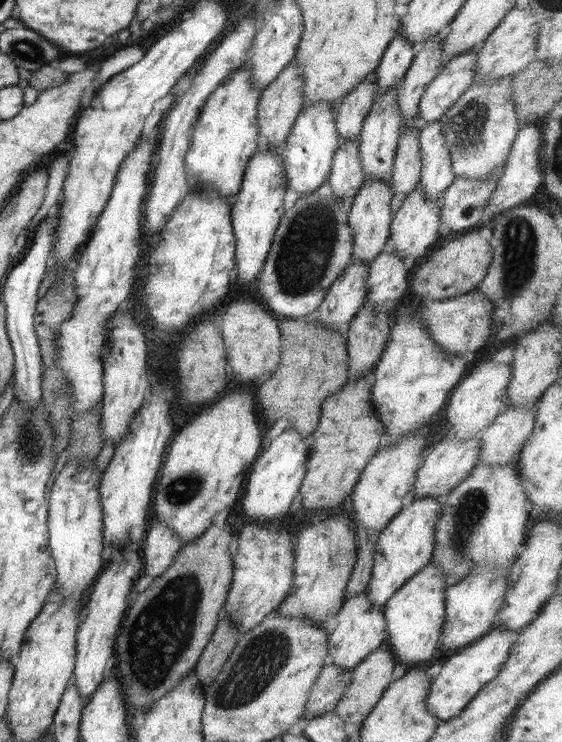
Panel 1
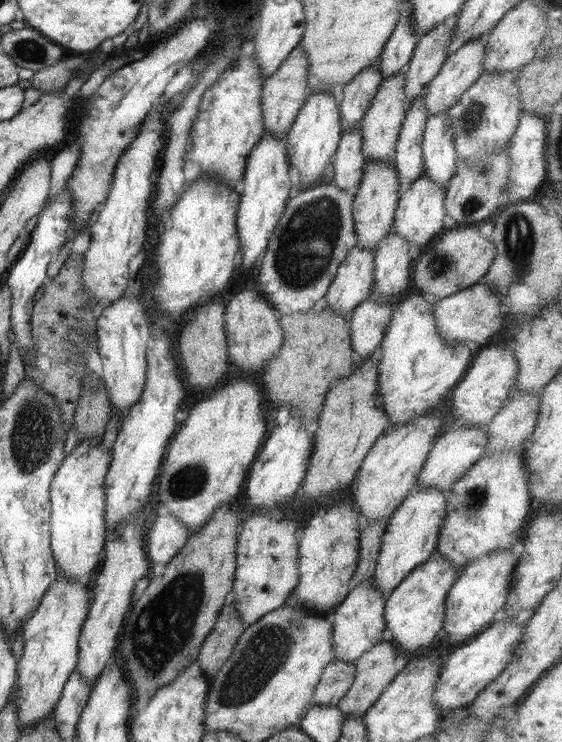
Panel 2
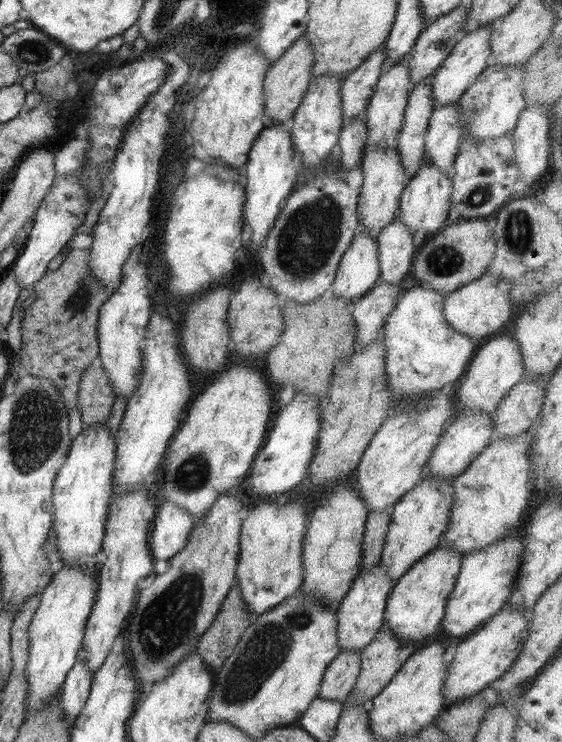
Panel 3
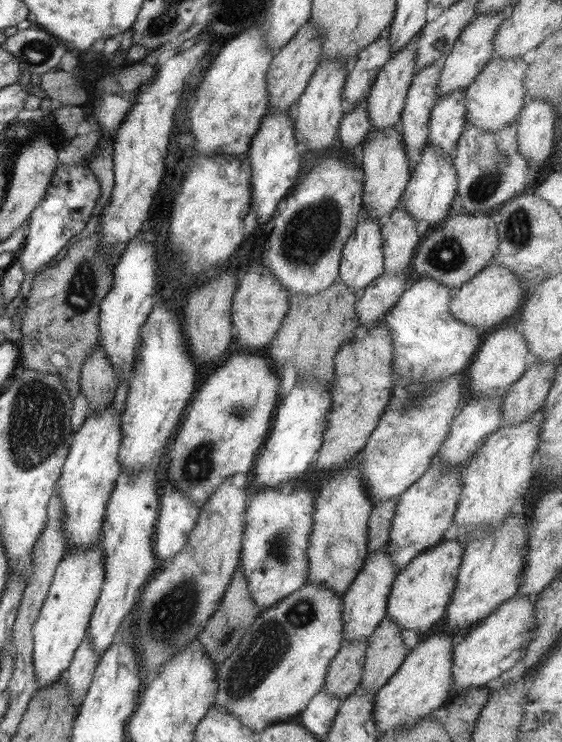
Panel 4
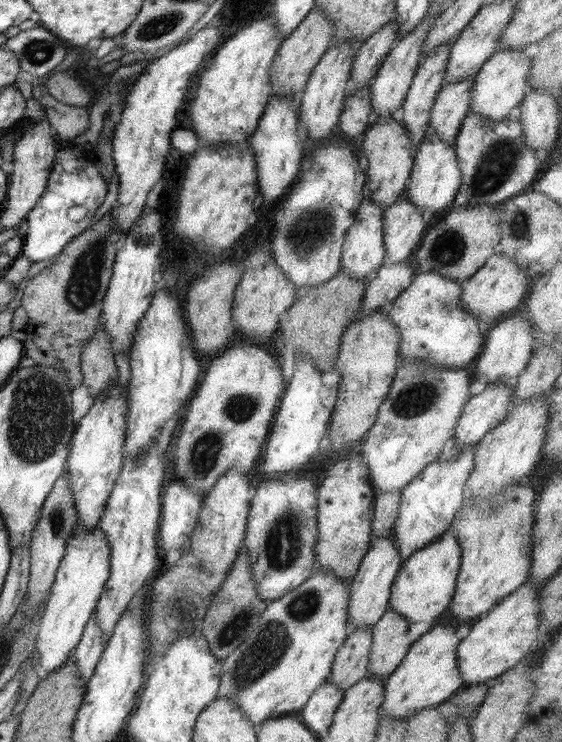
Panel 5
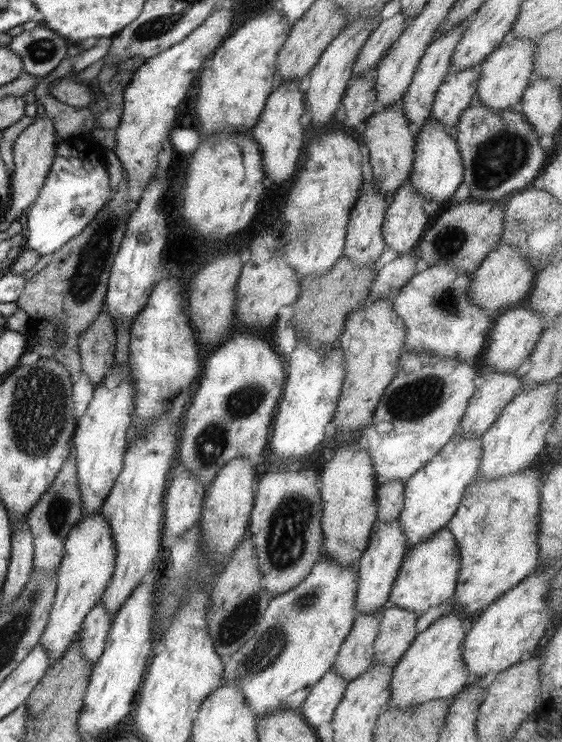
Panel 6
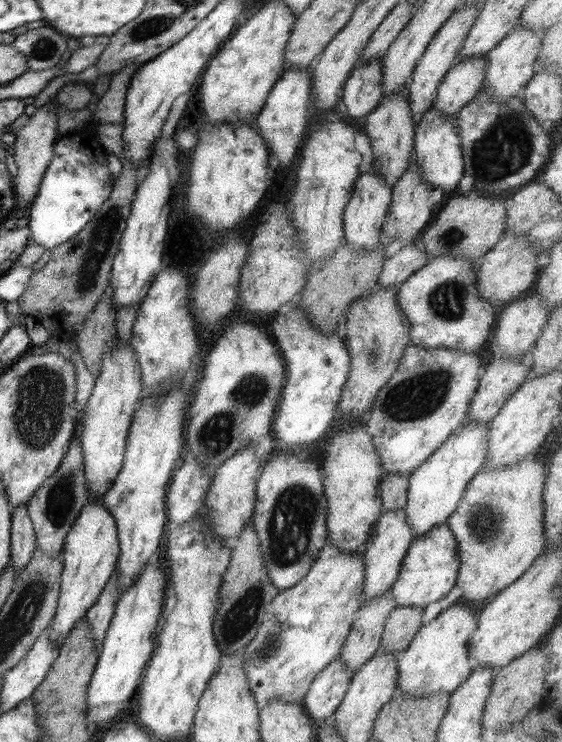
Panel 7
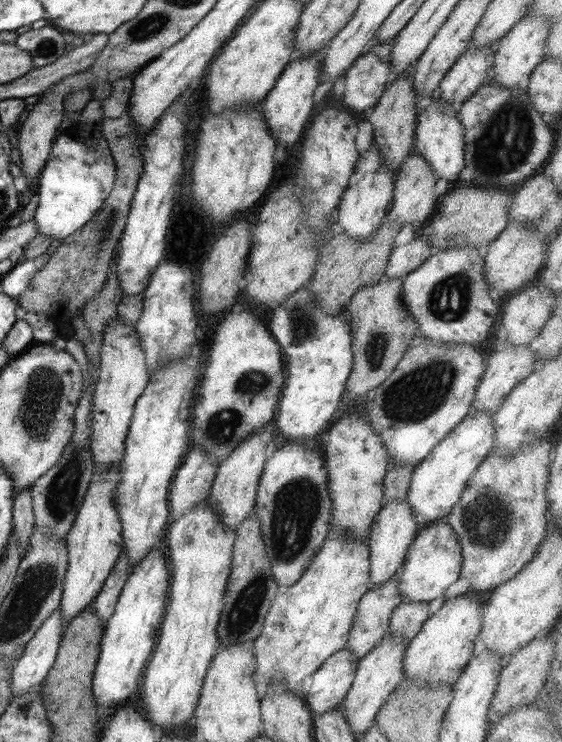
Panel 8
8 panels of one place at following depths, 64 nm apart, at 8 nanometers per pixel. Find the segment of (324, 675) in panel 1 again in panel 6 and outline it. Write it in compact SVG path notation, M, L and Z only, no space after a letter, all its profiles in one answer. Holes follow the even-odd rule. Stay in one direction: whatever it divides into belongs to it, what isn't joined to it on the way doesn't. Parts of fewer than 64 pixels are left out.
M384 604L382 612L378 614L358 615L350 634L344 639L333 668L348 683L370 670L374 662L374 641L380 631L378 625L388 606L392 604Z

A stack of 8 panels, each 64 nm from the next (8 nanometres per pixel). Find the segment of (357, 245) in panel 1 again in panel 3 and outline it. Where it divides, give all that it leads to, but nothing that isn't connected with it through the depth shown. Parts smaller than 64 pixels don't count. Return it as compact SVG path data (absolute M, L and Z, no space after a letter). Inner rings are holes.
M365 145L363 149L362 162L360 162L364 180L358 193L358 213L362 222L363 230L370 232L370 236L378 236L380 230L394 218L397 218L397 213L400 208L400 197L404 190L408 177L404 172L400 154L394 146L380 150L380 148L372 148L372 146Z

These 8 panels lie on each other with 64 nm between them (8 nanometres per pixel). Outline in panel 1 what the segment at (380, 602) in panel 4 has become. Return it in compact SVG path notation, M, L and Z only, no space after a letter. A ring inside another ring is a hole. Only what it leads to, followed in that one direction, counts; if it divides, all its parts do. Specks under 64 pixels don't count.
M367 592L348 598L340 612L333 617L333 627L328 632L329 662L344 670L353 670L368 654L386 644L386 627L383 608L372 606Z

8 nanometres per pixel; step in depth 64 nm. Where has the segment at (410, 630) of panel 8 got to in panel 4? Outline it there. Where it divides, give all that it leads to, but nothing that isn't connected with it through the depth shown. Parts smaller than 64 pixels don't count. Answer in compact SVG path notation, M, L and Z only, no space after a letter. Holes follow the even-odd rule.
M386 616L369 636L366 660L359 686L366 692L376 692L382 688L404 662L408 650L404 644L402 628Z

